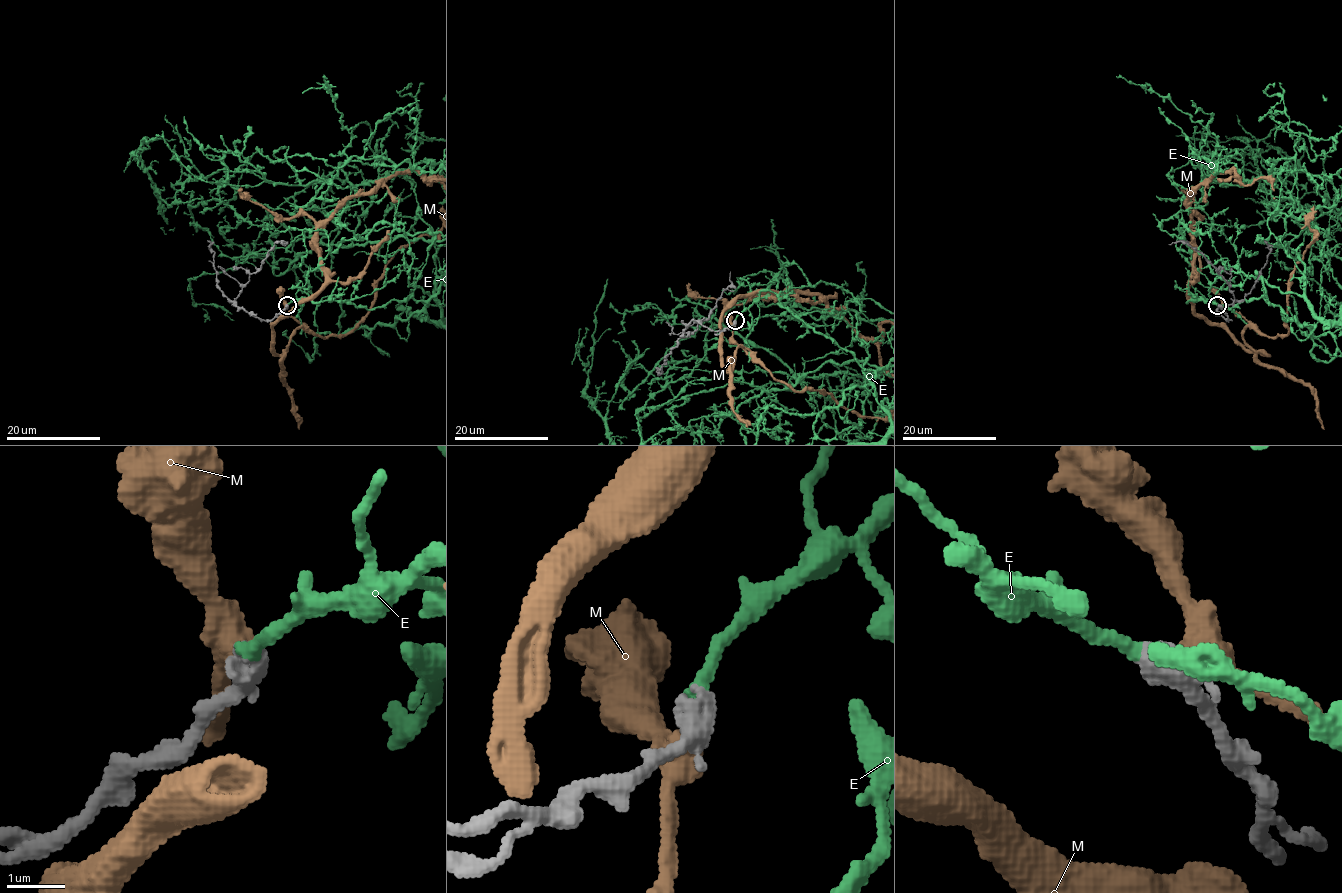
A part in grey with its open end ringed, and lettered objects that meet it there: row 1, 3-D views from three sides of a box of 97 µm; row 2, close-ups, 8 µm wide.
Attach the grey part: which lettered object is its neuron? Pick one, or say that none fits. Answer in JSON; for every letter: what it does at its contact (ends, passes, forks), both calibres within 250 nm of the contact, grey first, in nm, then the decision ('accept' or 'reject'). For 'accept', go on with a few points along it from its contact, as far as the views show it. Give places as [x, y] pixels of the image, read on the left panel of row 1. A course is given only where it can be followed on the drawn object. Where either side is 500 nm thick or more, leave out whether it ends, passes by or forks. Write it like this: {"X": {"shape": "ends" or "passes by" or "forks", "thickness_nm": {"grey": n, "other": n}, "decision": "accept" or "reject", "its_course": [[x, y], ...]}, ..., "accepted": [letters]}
{"E": {"shape": "ends", "thickness_nm": {"grey": 400, "other": 240}, "decision": "accept"}, "M": {"shape": "passes by", "thickness_nm": {"grey": 480, "other": 440}, "decision": "reject"}, "accepted": ["E"]}

